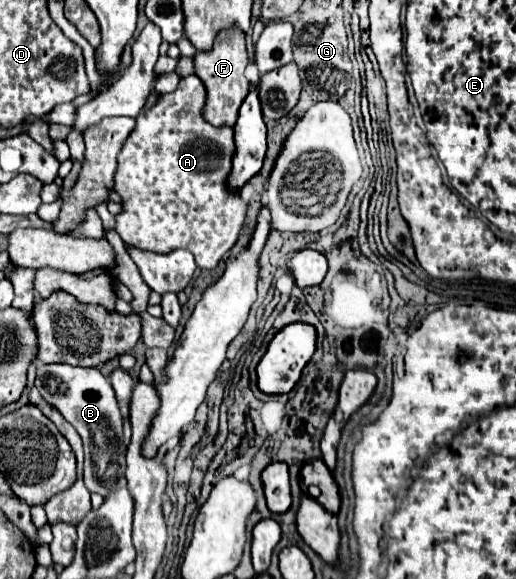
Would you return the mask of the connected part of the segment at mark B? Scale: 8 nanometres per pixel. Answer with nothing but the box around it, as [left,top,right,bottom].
[36,363,126,497]

